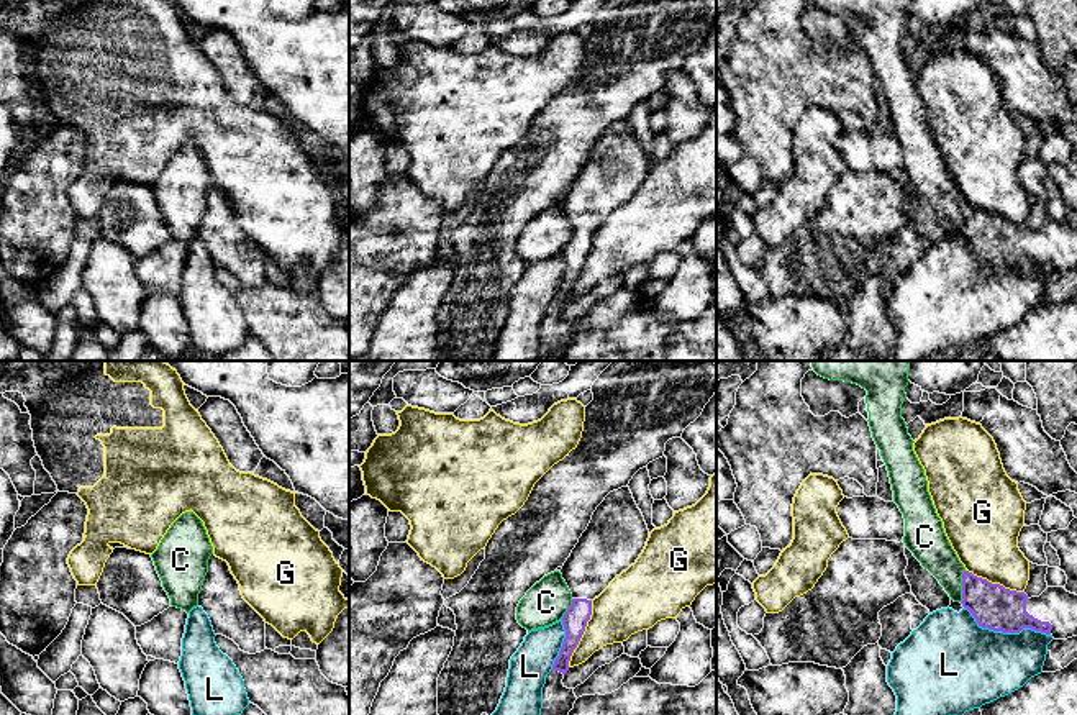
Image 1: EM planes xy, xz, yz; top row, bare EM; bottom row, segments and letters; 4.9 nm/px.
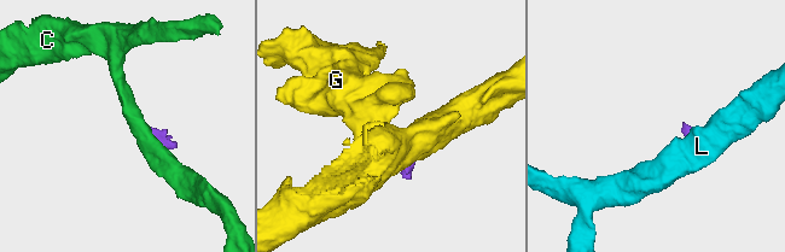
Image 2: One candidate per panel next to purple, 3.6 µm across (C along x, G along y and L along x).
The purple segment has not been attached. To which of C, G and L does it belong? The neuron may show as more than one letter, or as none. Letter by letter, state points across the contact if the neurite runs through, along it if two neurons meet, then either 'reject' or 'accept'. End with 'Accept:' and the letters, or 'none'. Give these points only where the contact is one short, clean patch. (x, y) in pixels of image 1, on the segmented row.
C: border along yz (964, 569), (963, 597), (959, 601); reject
G: border along xz (592, 601), (590, 619), (568, 666); reject
L: border along yz (964, 607), (982, 627), (1004, 632), (1033, 628), (1049, 635); reject
Accept: none

